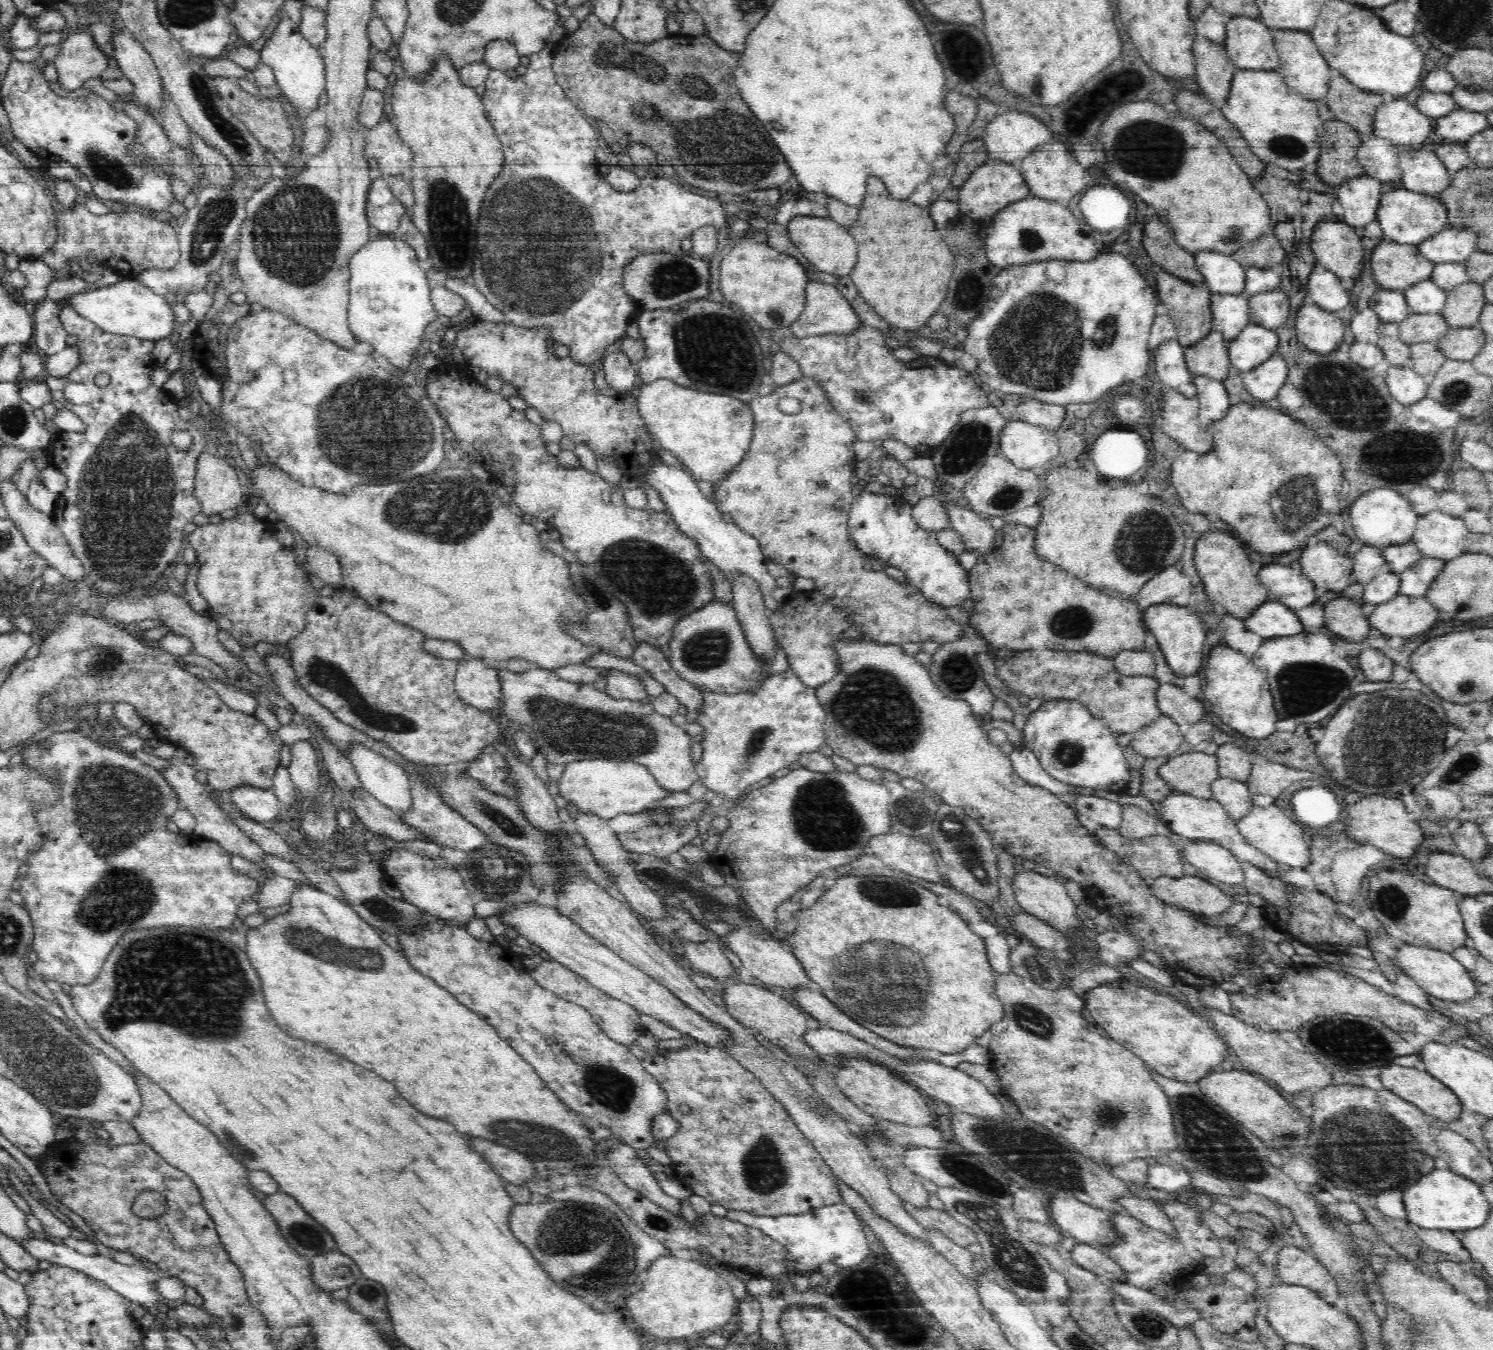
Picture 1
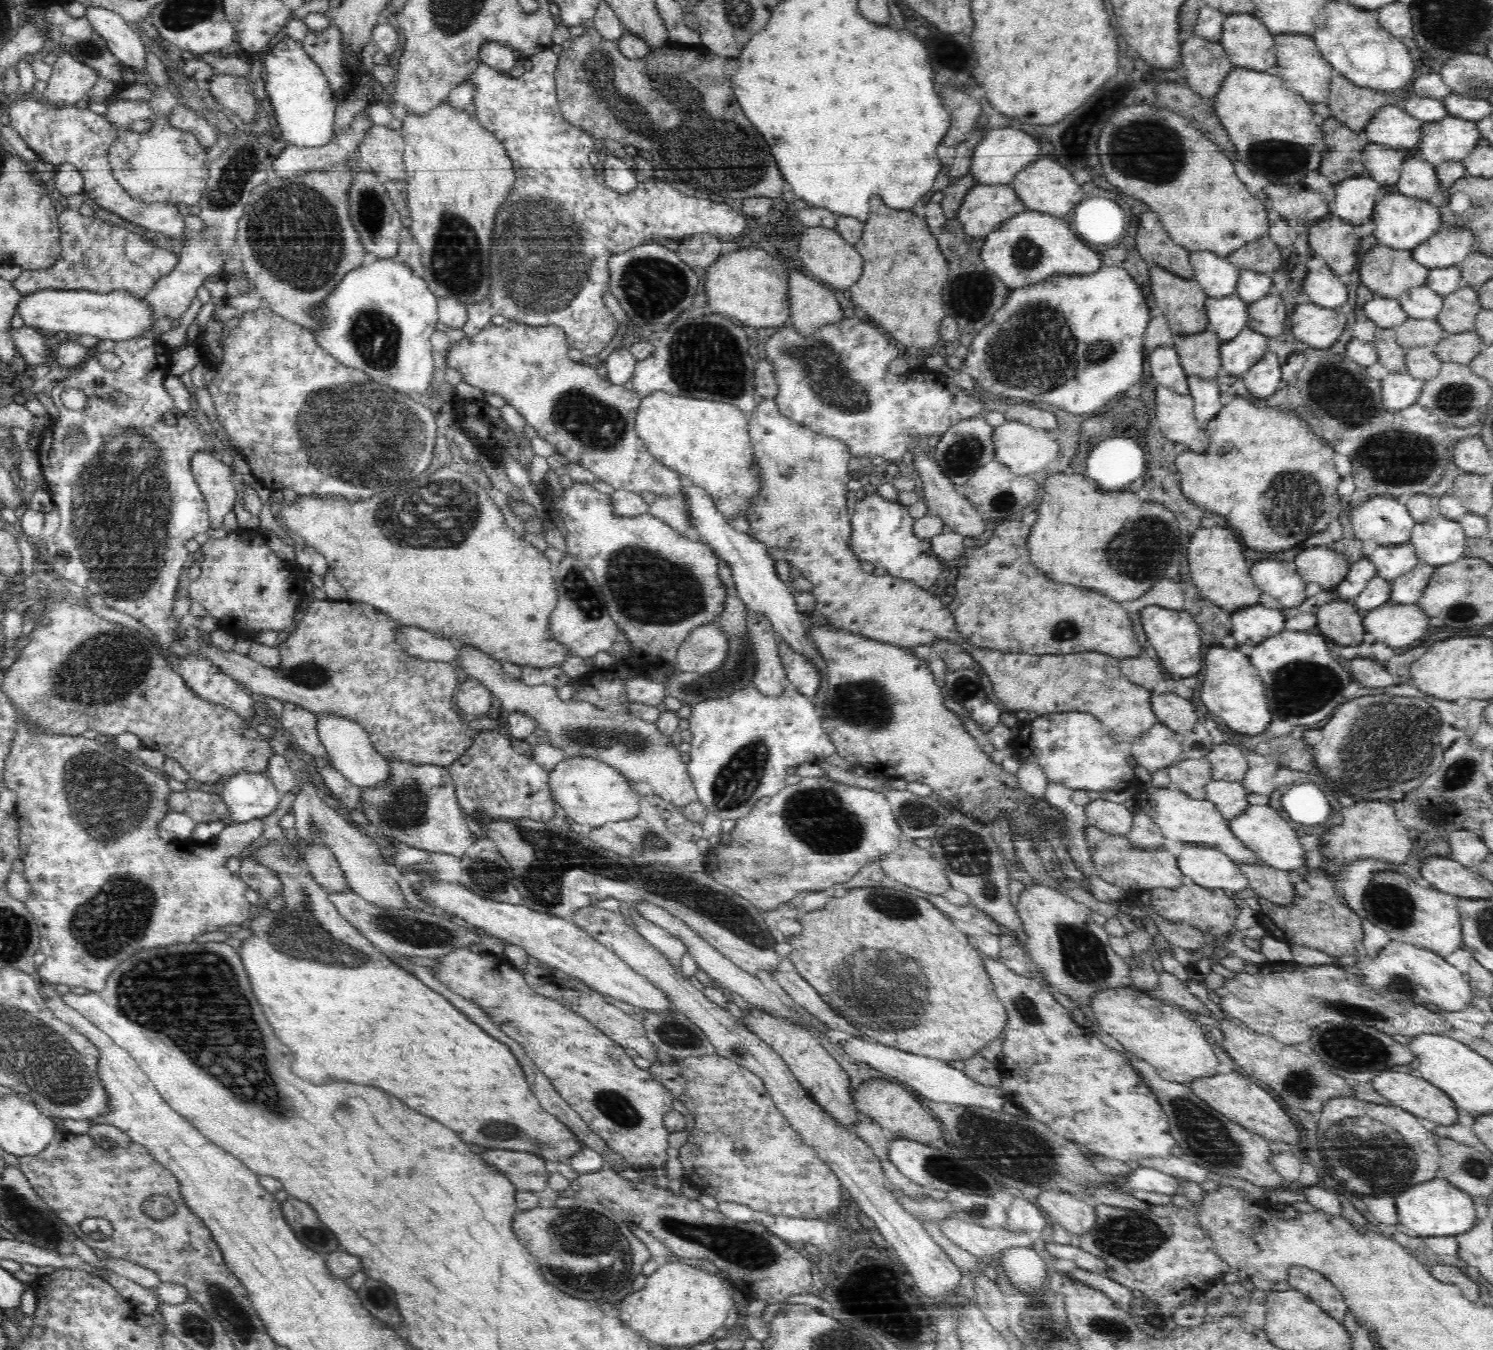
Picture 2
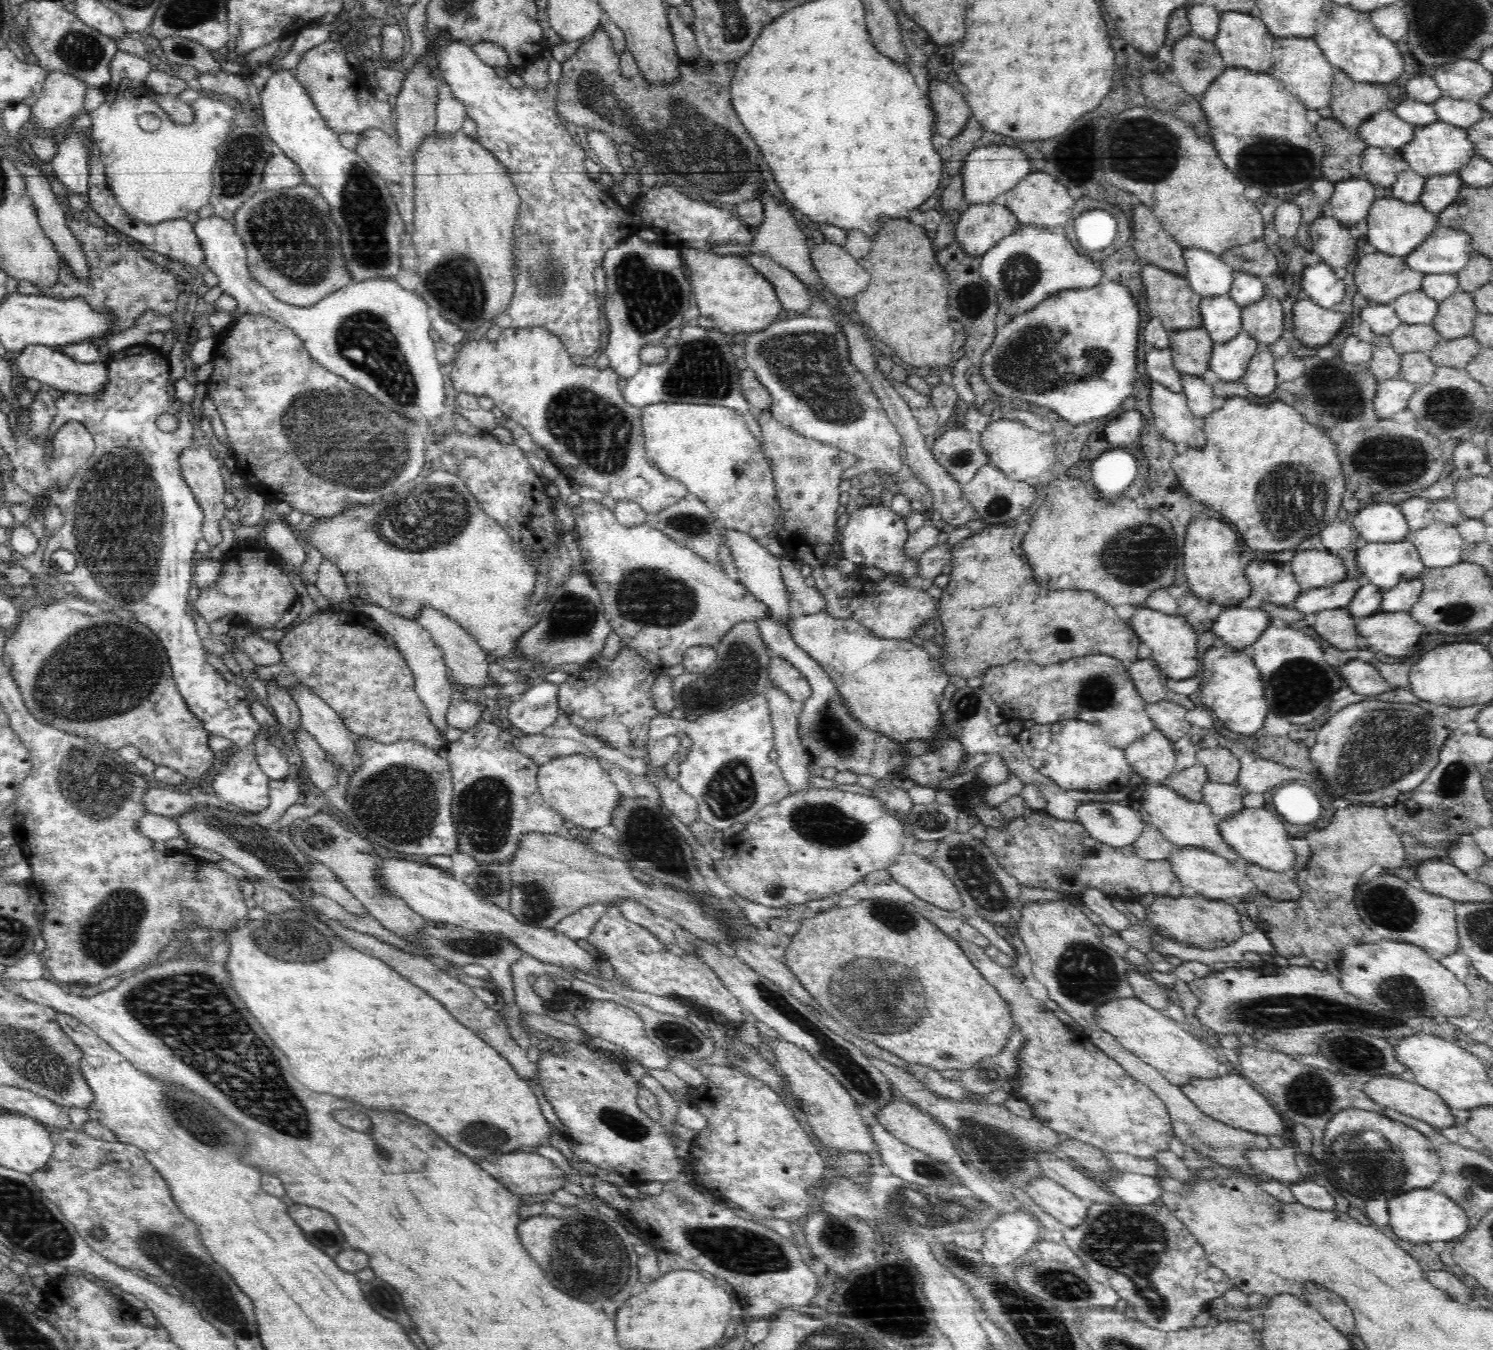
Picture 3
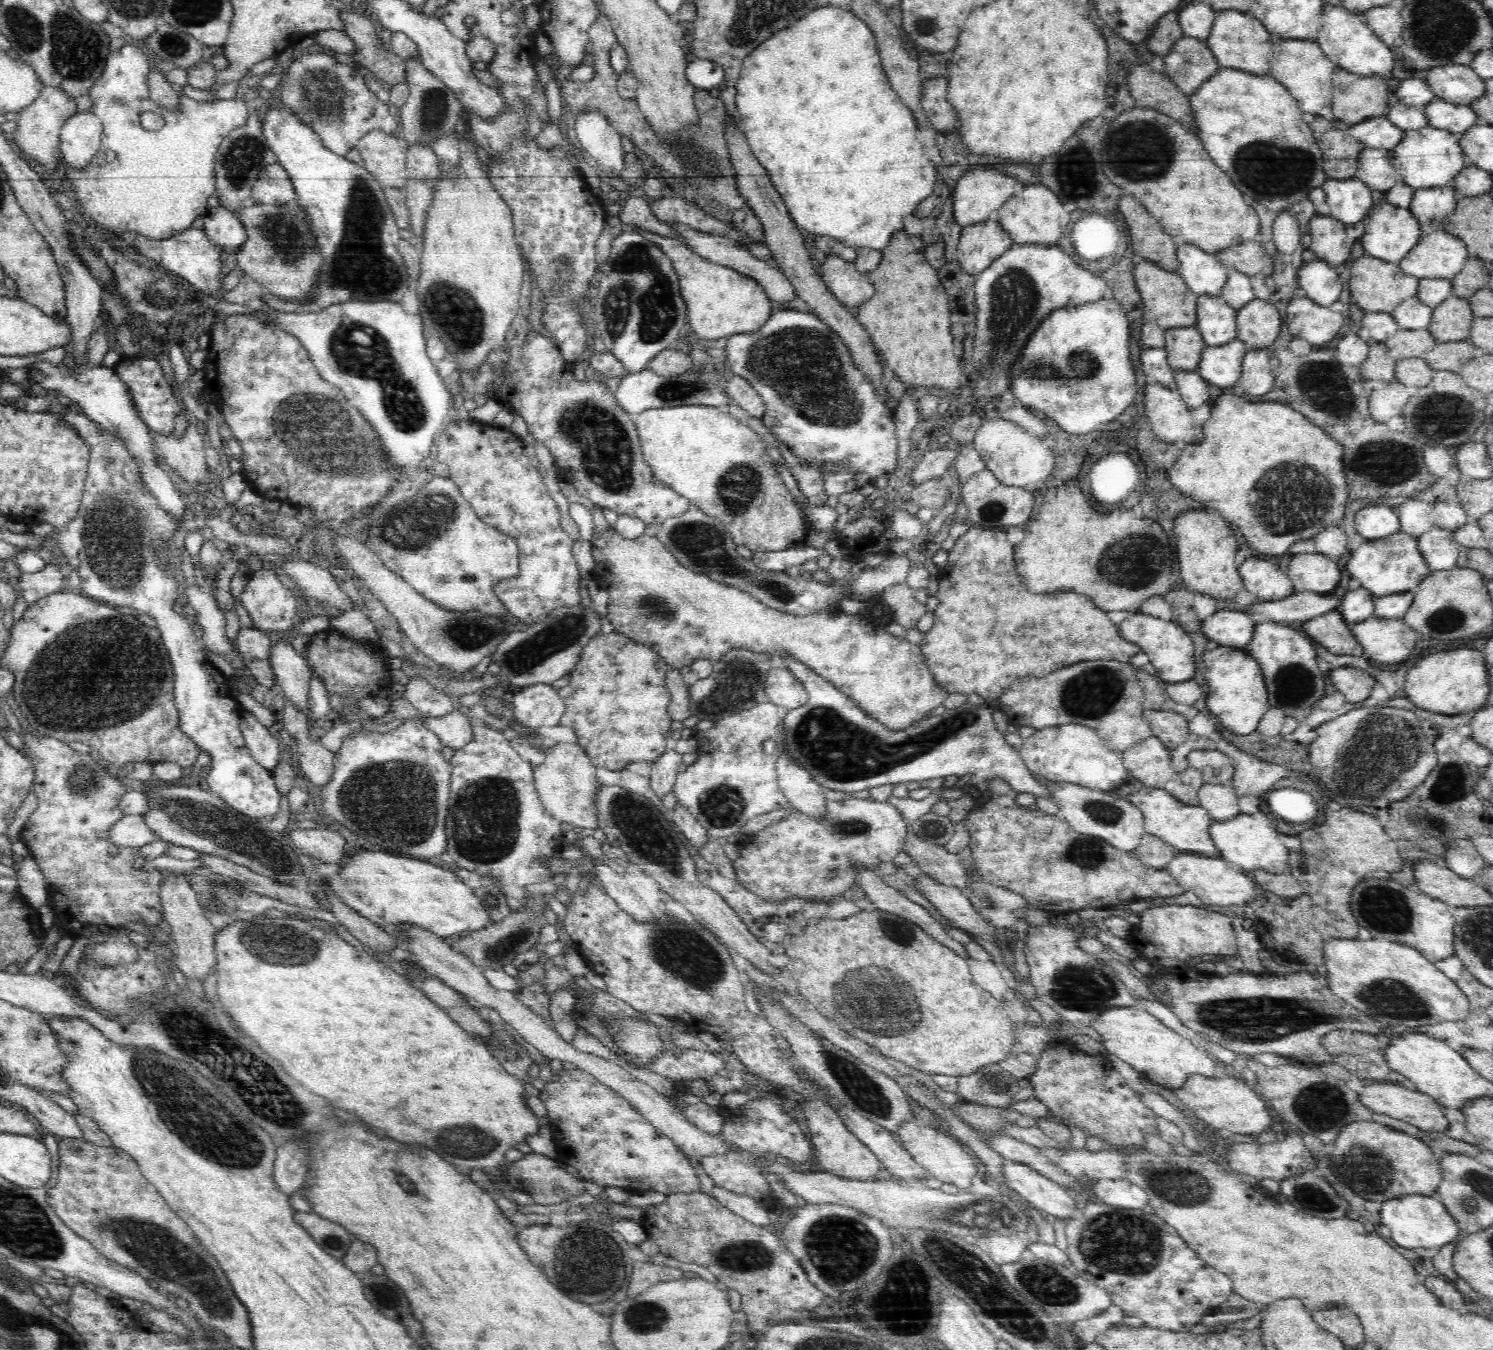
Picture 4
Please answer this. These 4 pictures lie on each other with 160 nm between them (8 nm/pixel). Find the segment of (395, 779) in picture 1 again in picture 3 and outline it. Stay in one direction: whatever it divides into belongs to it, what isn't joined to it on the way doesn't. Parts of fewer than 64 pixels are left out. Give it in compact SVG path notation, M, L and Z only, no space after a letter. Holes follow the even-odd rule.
M292 687L289 690L289 695L300 711L303 732L310 733L322 749L333 756L337 768L343 767L348 774L352 774L361 765L360 759L356 756L355 742L358 740L356 734L342 722L342 719L327 702L312 693L308 687Z

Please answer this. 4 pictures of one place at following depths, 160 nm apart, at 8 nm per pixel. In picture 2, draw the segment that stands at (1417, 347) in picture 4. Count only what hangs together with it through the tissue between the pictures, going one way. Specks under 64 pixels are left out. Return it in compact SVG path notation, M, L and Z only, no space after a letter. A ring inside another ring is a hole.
M1407 319L1403 324L1393 327L1396 341L1400 347L1431 347L1444 339L1447 334L1434 319Z

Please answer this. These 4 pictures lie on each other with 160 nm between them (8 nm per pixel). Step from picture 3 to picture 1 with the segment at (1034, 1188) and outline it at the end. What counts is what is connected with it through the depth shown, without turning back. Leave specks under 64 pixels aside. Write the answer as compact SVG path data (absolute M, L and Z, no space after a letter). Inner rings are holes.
M1061 1198L1047 1201L1047 1207L1060 1230L1073 1237L1077 1244L1086 1243L1104 1248L1119 1239L1119 1234L1111 1225L1111 1215L1101 1208L1078 1199Z

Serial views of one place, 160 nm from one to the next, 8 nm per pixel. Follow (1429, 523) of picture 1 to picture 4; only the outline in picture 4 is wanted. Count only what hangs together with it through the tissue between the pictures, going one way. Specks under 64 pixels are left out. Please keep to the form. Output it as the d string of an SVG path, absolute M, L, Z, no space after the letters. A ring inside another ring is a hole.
M1428 526L1428 532L1417 539L1420 552L1431 572L1450 569L1458 562L1462 546L1455 541L1453 531Z

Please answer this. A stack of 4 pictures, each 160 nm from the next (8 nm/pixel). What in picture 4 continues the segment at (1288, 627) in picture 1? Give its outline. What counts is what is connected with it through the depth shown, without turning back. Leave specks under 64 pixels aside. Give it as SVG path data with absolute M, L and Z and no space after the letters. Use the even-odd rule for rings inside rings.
M1220 610L1203 620L1201 631L1208 640L1213 640L1218 645L1244 648L1252 640L1257 624L1244 612Z

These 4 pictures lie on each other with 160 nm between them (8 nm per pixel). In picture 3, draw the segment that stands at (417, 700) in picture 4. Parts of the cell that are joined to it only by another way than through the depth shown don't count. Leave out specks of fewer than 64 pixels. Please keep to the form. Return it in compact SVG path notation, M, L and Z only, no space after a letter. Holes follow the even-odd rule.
M360 601L356 609L390 634L392 640L396 643L396 648L401 652L406 664L412 671L415 691L428 709L429 720L440 731L441 739L444 740L447 732L446 715L452 700L452 690L446 677L447 666L444 664L442 651L434 644L430 633L415 620L406 619L376 604Z

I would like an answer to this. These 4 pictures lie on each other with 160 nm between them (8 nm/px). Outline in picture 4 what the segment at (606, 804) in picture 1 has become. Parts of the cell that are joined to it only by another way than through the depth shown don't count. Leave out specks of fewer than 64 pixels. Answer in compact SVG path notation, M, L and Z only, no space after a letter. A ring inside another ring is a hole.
M578 743L555 744L546 753L545 761L533 770L533 777L539 800L554 819L582 829L599 829L594 804L601 783L596 777L594 763Z

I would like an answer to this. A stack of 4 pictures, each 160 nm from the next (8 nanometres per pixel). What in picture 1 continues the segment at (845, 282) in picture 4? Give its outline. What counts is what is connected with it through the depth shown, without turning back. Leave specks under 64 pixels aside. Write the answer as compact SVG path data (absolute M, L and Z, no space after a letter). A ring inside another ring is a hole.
M794 216L787 224L789 238L804 258L814 264L817 271L848 276L854 270L857 260L857 244L848 229L834 222L830 217Z

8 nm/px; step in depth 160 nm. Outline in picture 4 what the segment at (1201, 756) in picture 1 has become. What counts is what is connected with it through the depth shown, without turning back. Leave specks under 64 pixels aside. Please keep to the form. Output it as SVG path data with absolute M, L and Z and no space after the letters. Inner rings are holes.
M1186 768L1176 773L1174 778L1164 784L1164 789L1174 798L1186 805L1199 805L1198 793L1204 784L1203 774L1196 768Z

